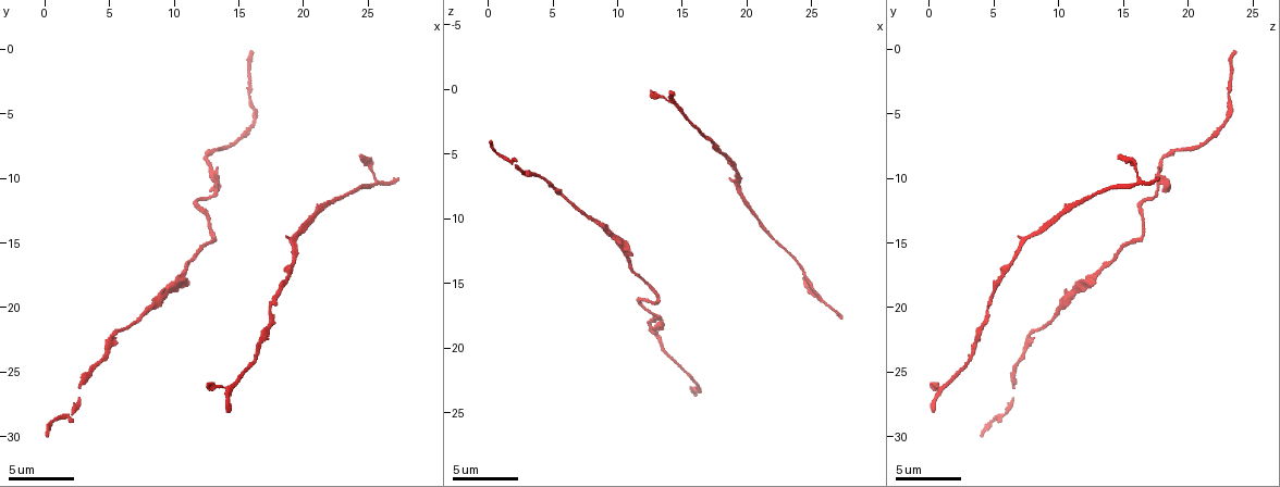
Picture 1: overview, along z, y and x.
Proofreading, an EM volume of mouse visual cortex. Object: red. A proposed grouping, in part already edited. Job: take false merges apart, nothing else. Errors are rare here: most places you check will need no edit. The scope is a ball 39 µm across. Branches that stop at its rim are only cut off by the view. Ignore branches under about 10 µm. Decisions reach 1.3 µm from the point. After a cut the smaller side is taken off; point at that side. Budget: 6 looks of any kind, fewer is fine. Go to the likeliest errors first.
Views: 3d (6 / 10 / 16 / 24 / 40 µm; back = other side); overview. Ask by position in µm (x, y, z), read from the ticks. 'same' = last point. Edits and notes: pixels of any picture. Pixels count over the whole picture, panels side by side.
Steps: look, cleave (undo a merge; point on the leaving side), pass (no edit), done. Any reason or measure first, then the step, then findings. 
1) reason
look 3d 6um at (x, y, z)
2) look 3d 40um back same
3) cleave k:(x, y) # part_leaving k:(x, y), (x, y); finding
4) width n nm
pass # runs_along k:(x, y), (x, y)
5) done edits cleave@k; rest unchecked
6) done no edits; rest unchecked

look 3d 16um at (11.6, 12.0, 16.2)

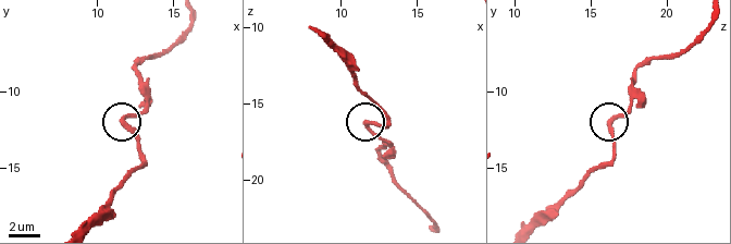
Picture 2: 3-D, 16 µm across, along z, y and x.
pass # runs_along 2:(146, 163), (140, 139), (125, 120), (148, 101); continuous, no second cell

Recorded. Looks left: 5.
calibre changes
look 3d 16um at (8.0, 20.0, 10.0)

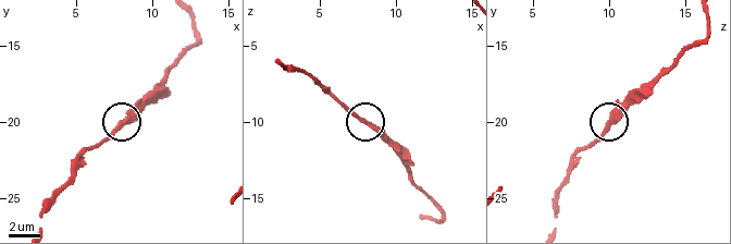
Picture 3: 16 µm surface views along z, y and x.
look 3d 6um at (8.0, 20.2, 10.0)

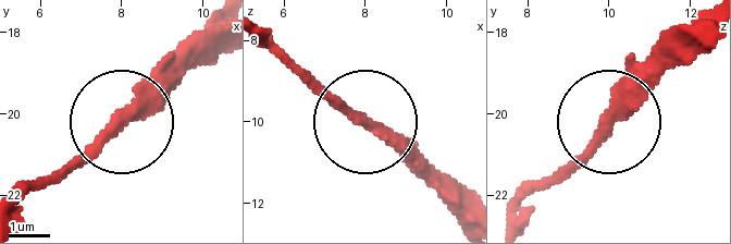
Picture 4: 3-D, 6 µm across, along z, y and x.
pass # runs_along 4:(707, 24), (544, 186); all the same cell

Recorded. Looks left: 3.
calibre changes
look 3d 10um at (11.0, 17.4, 12.8)

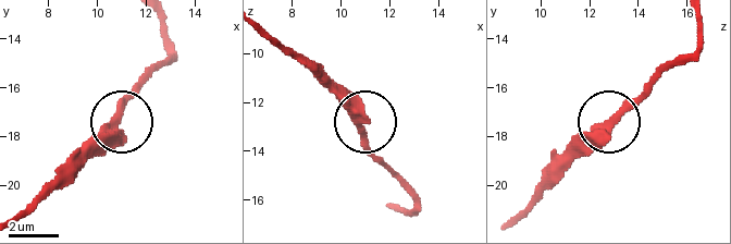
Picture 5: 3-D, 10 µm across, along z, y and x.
pass # runs_along 5:(680, 56), (564, 167); all the same cell

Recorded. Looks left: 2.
done no edits; rest unchecked

